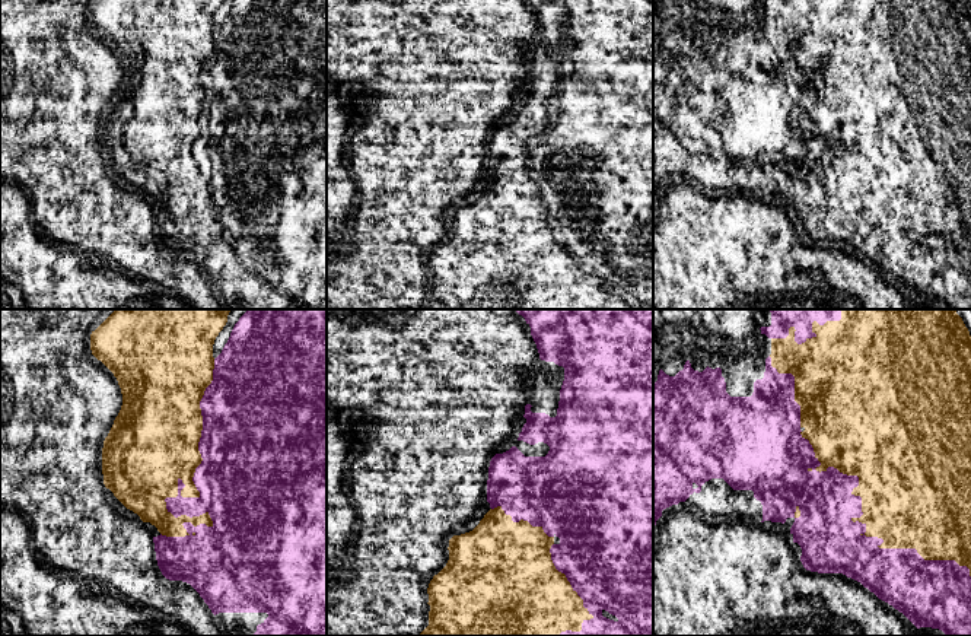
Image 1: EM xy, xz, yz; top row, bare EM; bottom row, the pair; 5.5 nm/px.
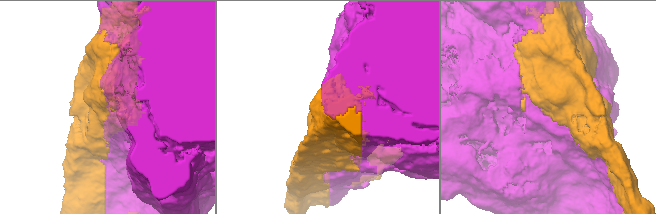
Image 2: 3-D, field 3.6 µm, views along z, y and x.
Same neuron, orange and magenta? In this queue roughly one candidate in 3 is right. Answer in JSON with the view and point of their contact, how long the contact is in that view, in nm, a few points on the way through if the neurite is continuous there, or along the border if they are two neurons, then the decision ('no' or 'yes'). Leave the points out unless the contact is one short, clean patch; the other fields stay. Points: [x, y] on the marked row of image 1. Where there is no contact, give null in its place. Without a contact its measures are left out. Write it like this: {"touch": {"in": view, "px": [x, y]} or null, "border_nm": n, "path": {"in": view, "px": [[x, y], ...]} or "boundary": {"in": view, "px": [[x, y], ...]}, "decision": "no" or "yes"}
{"touch": {"in": "xy", "px": [190, 496]}, "border_nm": 1000, "decision": "yes"}

